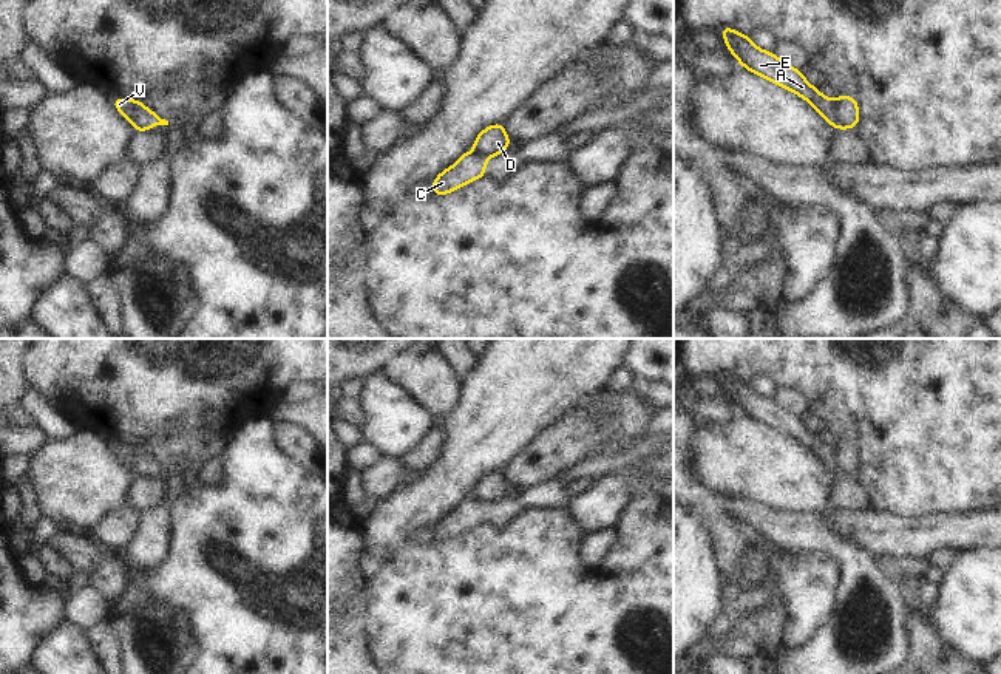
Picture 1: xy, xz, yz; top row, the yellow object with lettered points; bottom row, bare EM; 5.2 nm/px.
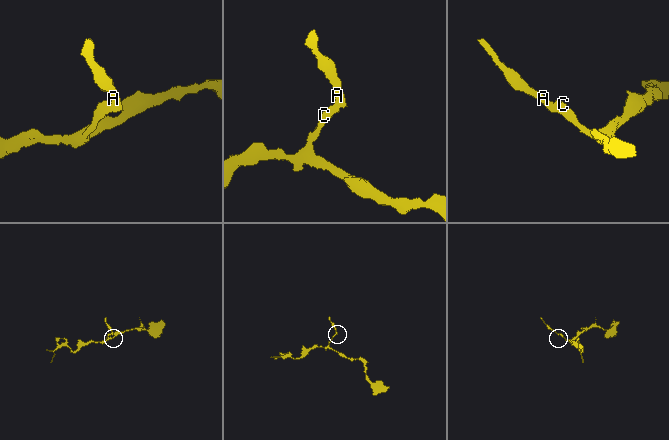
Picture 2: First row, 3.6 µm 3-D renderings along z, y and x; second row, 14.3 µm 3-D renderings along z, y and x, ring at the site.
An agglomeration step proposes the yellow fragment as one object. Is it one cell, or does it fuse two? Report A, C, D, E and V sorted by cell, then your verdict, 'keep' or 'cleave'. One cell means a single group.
groups A D E / C V; cleave

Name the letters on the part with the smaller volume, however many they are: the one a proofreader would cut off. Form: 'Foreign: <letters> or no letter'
Foreign: A, D, E

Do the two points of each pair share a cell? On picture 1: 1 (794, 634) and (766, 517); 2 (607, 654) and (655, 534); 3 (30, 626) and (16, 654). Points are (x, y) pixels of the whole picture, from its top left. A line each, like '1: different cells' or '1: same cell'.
1: different cells
2: same cell
3: same cell

